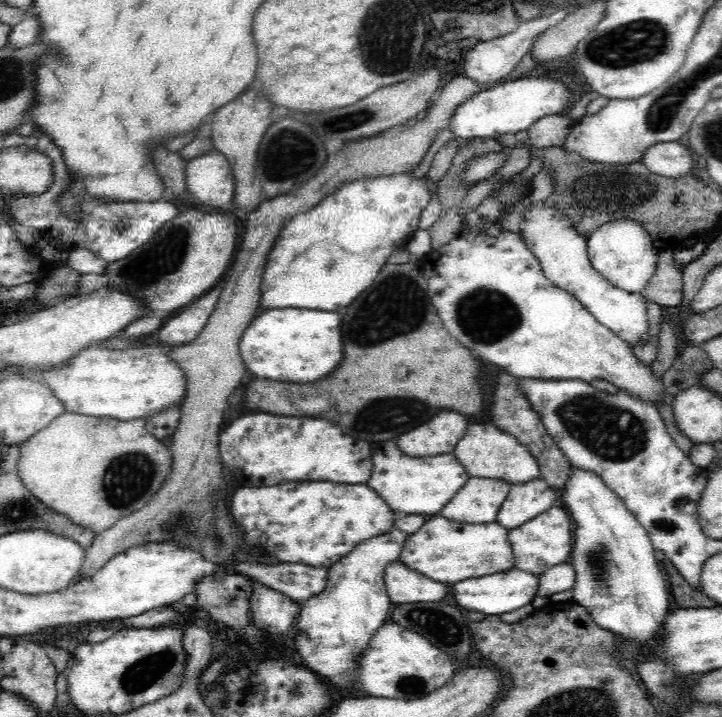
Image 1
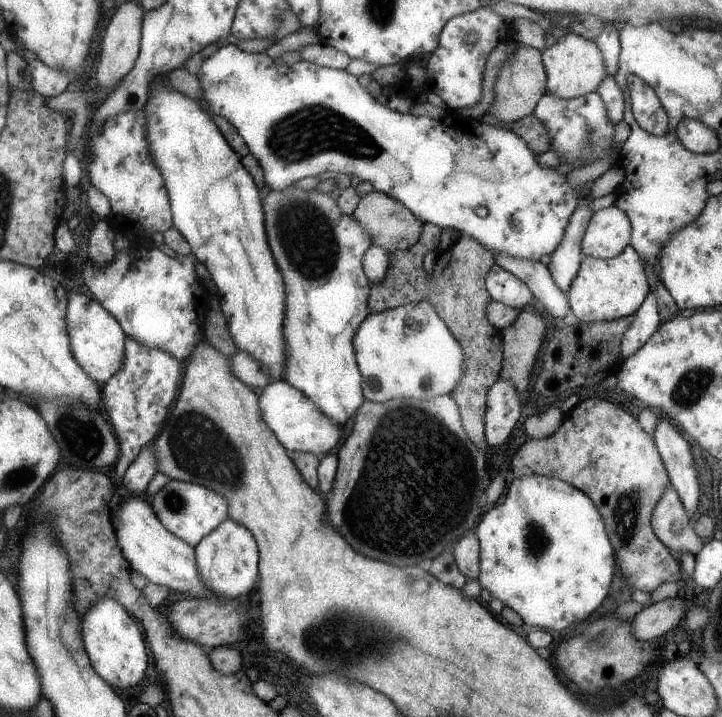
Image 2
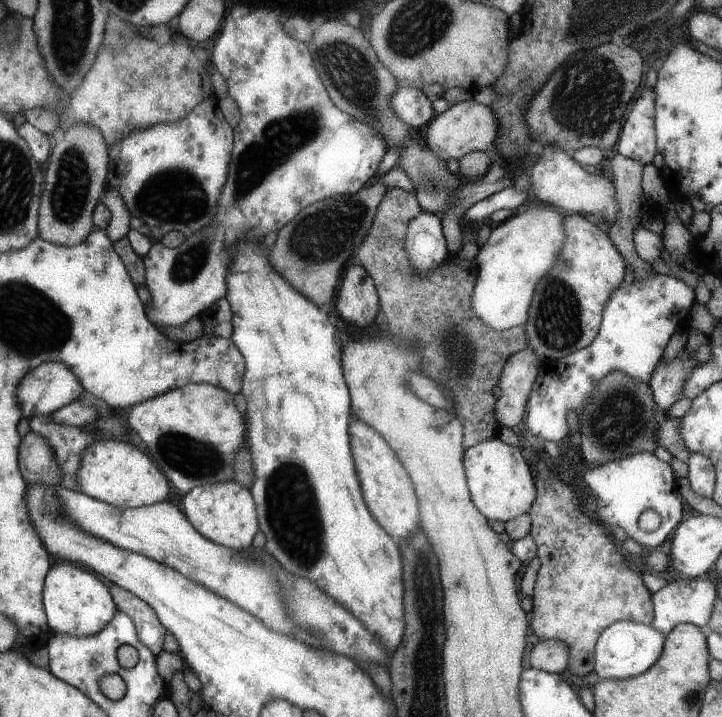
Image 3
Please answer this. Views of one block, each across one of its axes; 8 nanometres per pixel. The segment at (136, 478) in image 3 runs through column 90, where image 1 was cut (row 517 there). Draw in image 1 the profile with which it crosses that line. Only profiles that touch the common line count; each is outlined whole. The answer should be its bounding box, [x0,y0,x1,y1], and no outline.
[442,478,510,524]

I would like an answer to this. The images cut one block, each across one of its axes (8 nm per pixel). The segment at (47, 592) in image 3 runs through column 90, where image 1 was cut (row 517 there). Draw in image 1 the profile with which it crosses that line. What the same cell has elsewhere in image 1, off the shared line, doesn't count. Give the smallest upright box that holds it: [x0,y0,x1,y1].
[562,466,670,644]

